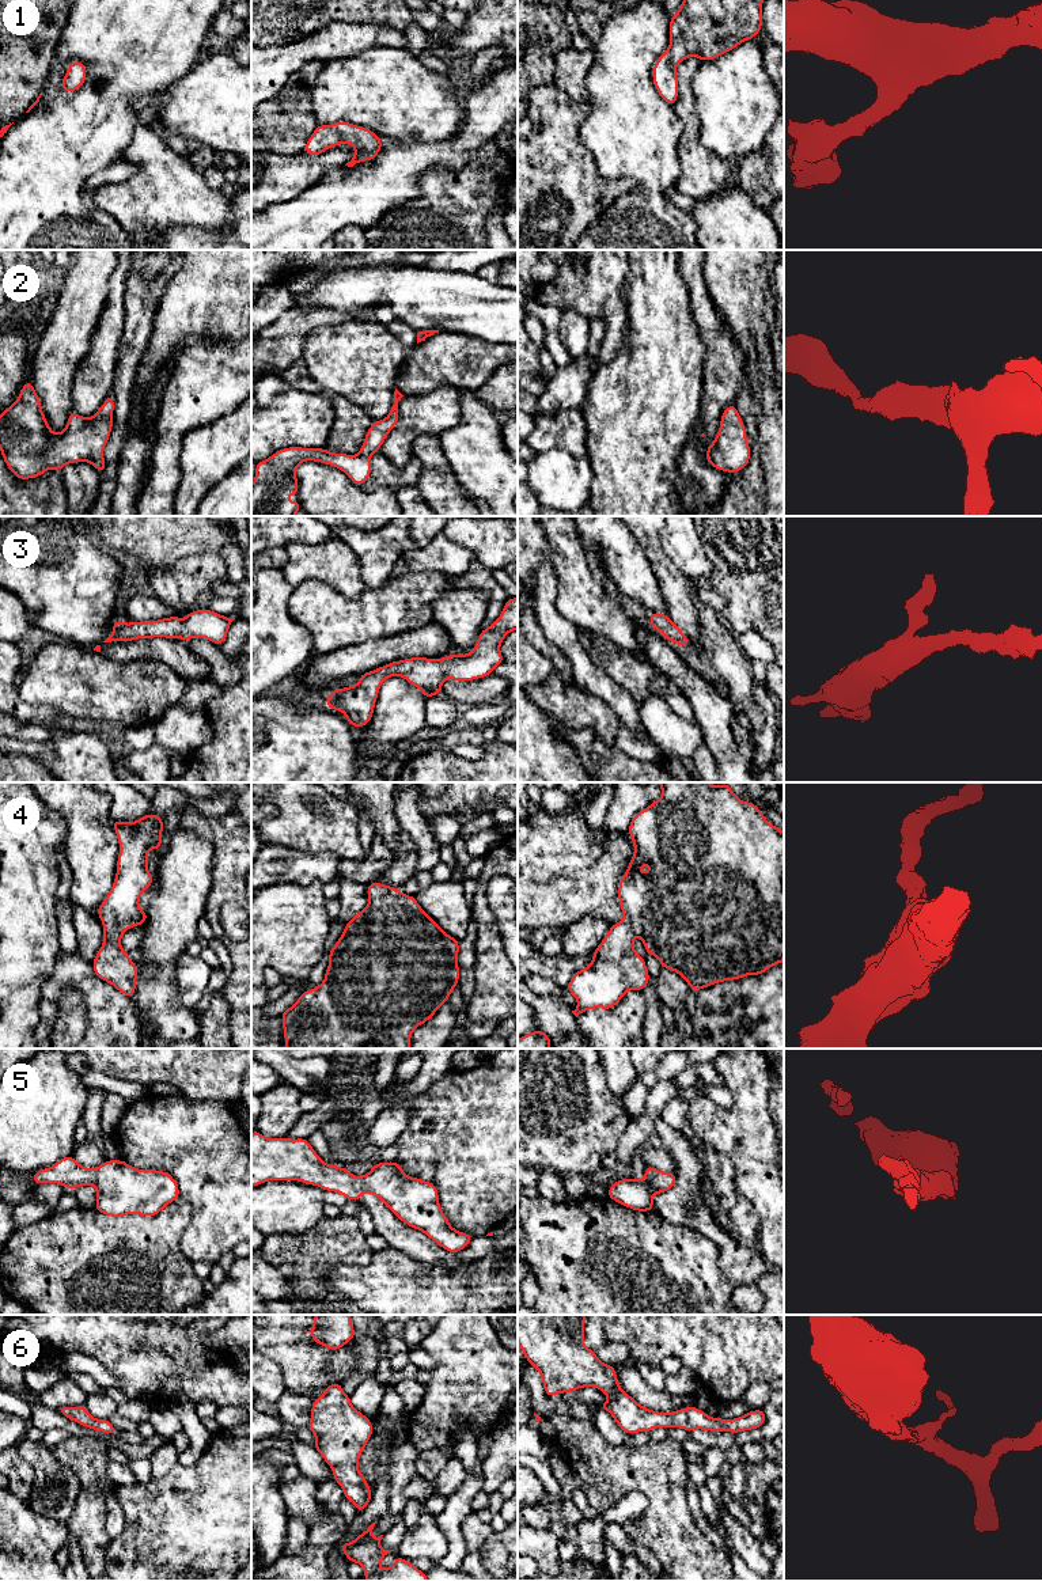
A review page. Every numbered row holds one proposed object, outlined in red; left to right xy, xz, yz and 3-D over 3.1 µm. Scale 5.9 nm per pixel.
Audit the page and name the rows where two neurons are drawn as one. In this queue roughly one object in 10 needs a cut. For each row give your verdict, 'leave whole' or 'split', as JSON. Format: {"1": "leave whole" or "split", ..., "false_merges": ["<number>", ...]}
{"1": "leave whole", "2": "leave whole", "3": "leave whole", "4": "leave whole", "5": "leave whole", "6": "leave whole", "false_merges": []}

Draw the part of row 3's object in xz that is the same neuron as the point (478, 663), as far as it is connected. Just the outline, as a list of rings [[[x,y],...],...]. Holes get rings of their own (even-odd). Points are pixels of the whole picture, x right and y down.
[[[509,598],[500,617],[481,630],[471,652],[466,655],[451,652],[448,657],[442,659],[410,657],[391,661],[361,674],[353,686],[333,690],[326,698],[327,708],[342,712],[351,727],[361,728],[371,721],[379,689],[390,676],[402,676],[418,687],[428,699],[442,693],[447,678],[465,682],[492,675],[504,661],[500,645],[512,630],[518,630],[518,598]]]

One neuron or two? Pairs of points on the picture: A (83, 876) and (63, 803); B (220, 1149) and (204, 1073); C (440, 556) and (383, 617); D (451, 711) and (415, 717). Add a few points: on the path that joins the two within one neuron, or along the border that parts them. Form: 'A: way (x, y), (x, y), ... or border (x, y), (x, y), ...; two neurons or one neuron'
A: way (83, 859), (83, 823), (80, 821); one neuron
B: border (182, 1094), (190, 1099), (219, 1099), (230, 1104); two neurons
C: border (409, 571), (438, 571), (447, 577); two neurons
D: border (427, 700), (424, 705), (424, 725); two neurons

